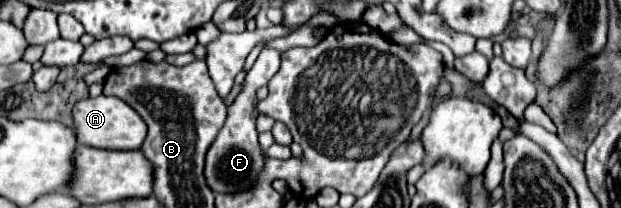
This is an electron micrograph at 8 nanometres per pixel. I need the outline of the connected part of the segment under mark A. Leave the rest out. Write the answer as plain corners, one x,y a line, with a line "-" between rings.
87,97
73,105
73,129
77,141
97,149
139,149
145,139
145,121
119,97

